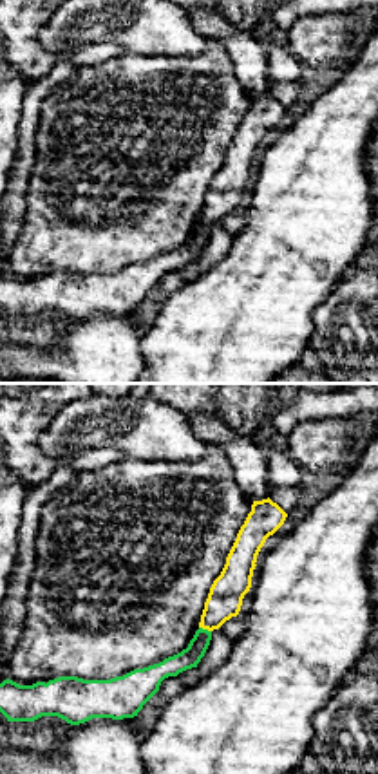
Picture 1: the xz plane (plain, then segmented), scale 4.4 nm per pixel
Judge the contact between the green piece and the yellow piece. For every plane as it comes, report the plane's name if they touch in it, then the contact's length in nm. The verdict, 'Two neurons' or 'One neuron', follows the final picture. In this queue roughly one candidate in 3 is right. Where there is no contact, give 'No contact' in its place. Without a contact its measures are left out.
Touches green in xz. Shared border 60 nm

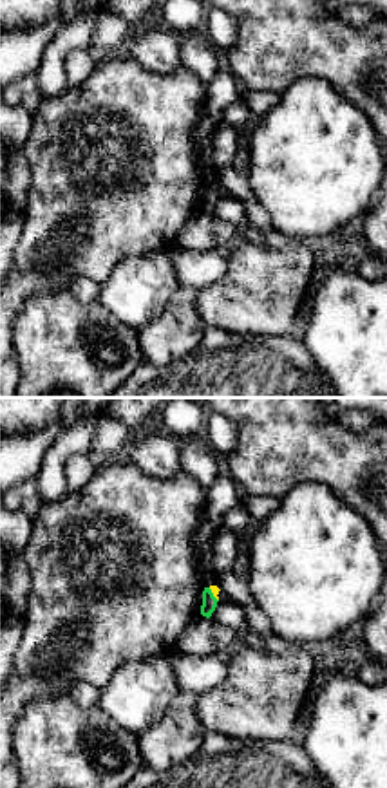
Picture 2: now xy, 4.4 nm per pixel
Touches green in xy. Shared border 80 nm

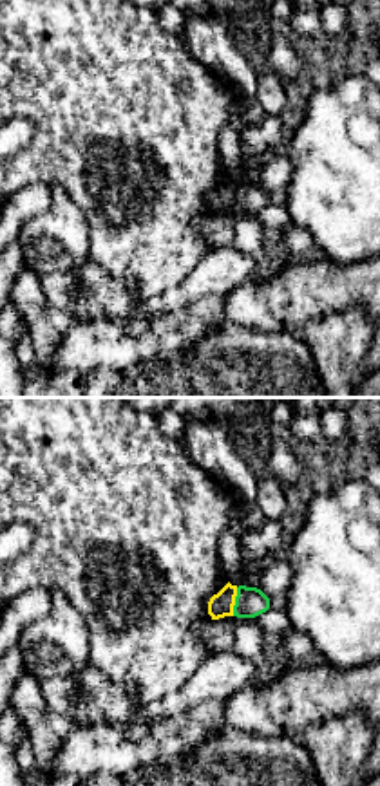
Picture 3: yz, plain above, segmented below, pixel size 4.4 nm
Touches green in yz. Shared border 130 nm

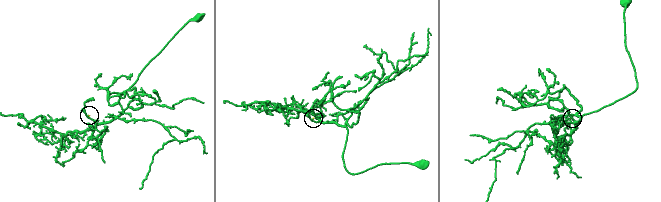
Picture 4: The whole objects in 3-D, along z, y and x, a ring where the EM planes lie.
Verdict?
One neuron

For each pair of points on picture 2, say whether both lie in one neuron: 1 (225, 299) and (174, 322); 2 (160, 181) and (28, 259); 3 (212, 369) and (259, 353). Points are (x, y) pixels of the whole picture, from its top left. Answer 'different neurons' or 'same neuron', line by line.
1: different neurons
2: same neuron
3: same neuron

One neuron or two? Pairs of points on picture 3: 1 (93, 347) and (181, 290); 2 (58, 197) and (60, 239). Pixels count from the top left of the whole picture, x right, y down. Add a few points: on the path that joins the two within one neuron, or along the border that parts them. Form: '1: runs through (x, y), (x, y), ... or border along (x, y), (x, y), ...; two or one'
1: border along (169, 315), (156, 315), (138, 335), (123, 322); two
2: runs through (60, 208), (60, 228); one

